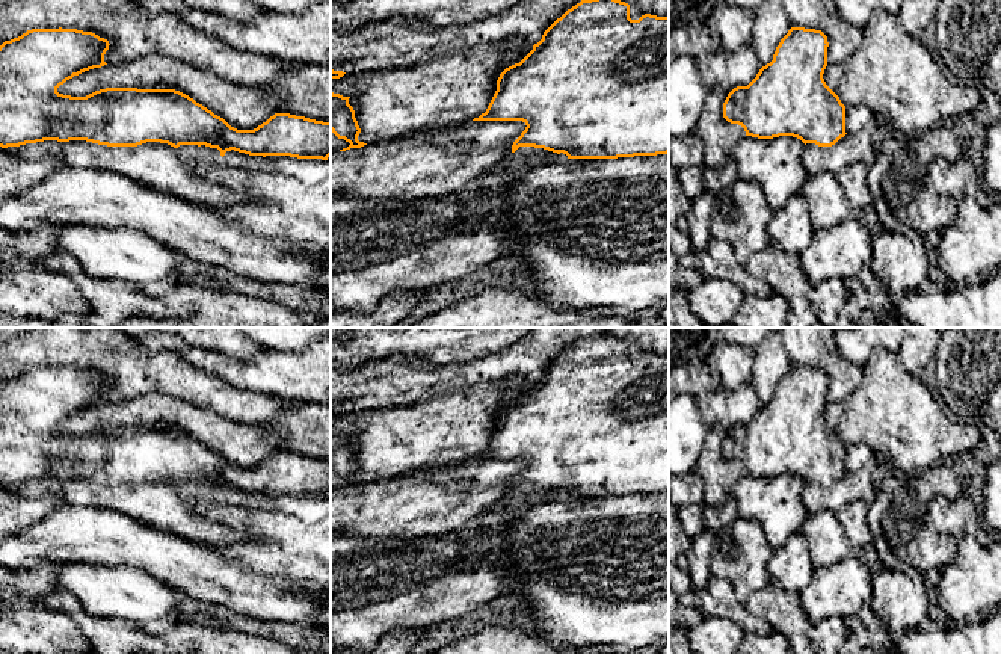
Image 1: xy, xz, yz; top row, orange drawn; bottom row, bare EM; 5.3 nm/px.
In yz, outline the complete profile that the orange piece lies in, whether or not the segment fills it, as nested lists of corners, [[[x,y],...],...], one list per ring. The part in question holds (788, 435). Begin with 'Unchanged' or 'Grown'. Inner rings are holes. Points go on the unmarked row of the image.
Unchanged. [[[791,366],[781,378],[773,399],[747,424],[734,426],[723,441],[723,456],[744,467],[746,474],[773,477],[793,474],[805,483],[832,485],[845,471],[845,444],[826,423],[827,375],[821,369]]]

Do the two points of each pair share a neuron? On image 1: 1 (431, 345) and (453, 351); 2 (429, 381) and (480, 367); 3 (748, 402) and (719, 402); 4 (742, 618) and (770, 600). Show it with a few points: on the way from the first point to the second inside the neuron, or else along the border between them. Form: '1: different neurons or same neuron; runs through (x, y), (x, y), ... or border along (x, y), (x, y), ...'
1: same neuron; runs through (437, 345), (447, 345)
2: same neuron; runs through (441, 379), (468, 375)
3: same neuron; runs through (740, 402), (726, 402)
4: different neurons; border along (743, 604), (752, 613), (761, 616), (773, 632)

